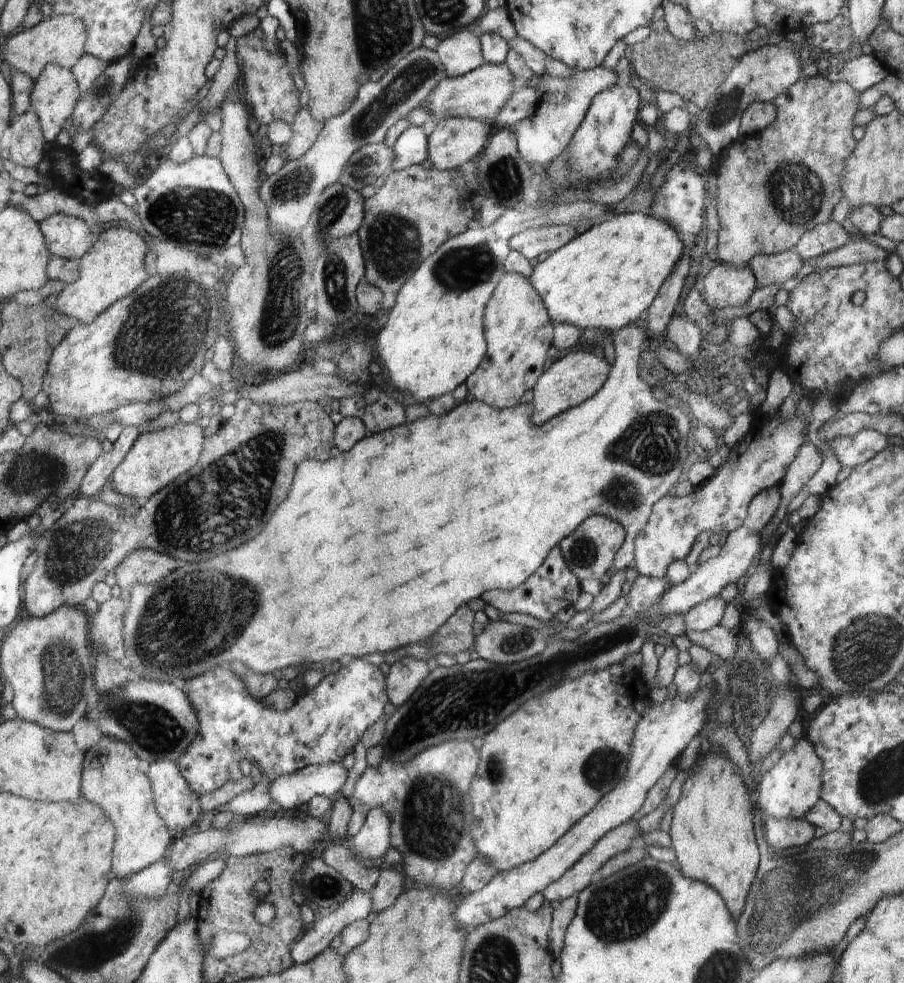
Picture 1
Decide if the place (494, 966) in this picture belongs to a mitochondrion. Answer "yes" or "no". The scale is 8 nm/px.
yes

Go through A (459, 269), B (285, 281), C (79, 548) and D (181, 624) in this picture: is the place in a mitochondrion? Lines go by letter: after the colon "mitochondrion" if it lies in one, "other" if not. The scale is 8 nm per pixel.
A: mitochondrion
B: mitochondrion
C: mitochondrion
D: mitochondrion

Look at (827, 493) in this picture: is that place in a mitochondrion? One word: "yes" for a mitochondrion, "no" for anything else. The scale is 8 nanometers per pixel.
no

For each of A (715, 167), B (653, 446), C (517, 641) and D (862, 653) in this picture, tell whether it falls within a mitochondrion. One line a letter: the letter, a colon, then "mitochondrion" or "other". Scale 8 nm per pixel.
A: other
B: mitochondrion
C: mitochondrion
D: mitochondrion

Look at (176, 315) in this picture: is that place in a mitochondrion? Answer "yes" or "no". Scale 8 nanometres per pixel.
yes

